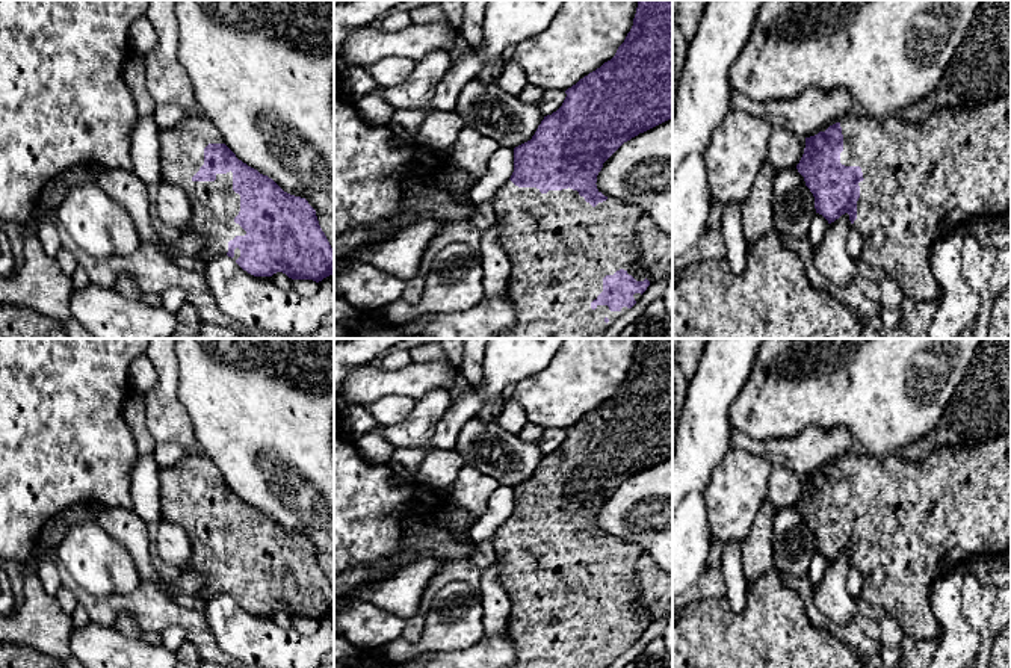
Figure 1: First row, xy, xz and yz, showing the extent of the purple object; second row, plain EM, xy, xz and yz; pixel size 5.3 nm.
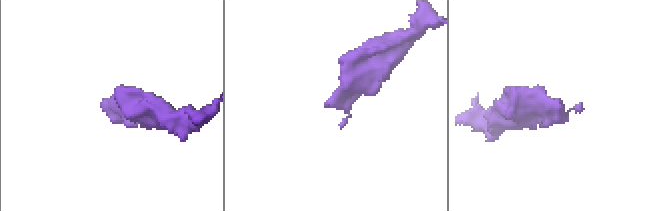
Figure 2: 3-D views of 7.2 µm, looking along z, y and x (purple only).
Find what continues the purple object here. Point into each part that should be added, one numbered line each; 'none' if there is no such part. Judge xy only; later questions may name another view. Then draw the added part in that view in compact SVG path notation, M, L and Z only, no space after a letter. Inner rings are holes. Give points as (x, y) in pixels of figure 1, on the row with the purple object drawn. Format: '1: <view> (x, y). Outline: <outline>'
1: xy (215, 204). Outline: M199 112L186 113L174 127L159 128L162 177L168 183L180 186L192 206L192 219L184 234L198 234L204 240L204 248L198 255L204 263L227 255L228 242L246 231L234 222L240 212L240 195L233 190L233 172L216 174L215 181L193 181L192 177L204 165L204 148L209 144L224 144L218 128Z

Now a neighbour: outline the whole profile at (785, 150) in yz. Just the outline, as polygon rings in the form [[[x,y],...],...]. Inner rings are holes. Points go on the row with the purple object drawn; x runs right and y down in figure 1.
[[[772,127],[768,144],[766,163],[774,172],[799,163],[805,148],[805,138],[795,136],[780,127]]]

